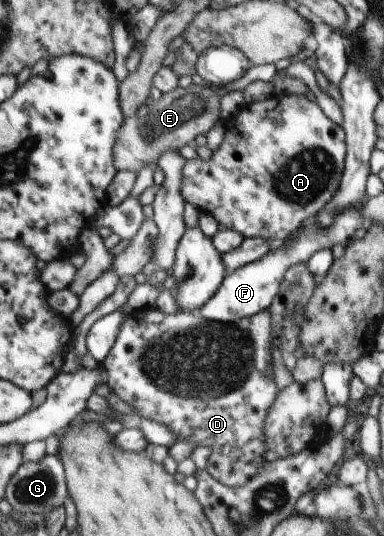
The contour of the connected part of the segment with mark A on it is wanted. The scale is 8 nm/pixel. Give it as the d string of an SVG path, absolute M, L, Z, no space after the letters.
M271 94L264 100L243 104L237 110L225 127L224 137L219 149L212 152L209 160L203 161L196 158L184 162L180 193L185 203L192 204L199 211L211 213L219 224L223 224L227 229L233 229L243 238L261 237L274 242L281 242L291 236L291 233L297 230L305 219L311 219L332 200L332 196L339 188L340 176L343 174L345 154L347 154L347 142L344 140L344 129L331 122L316 102L308 100L305 95Z

